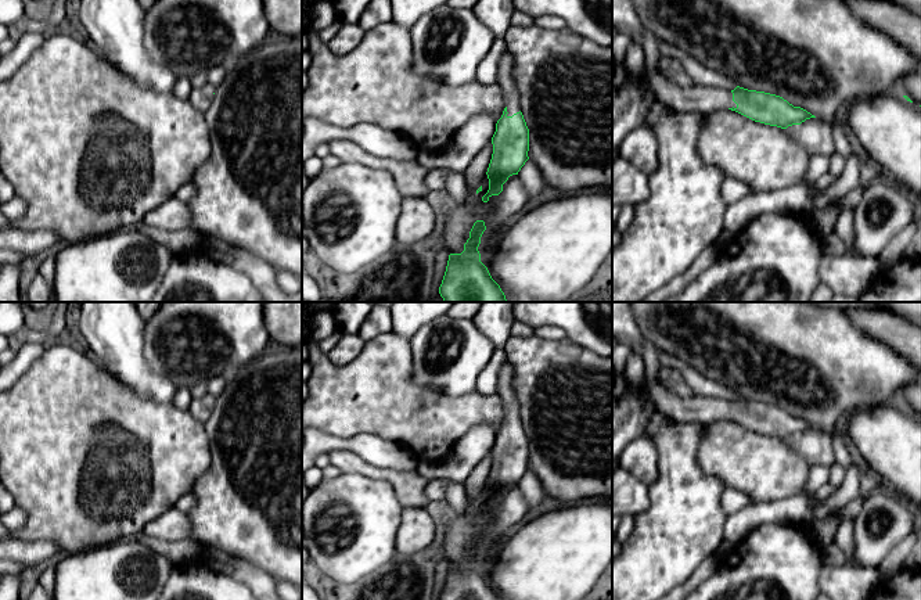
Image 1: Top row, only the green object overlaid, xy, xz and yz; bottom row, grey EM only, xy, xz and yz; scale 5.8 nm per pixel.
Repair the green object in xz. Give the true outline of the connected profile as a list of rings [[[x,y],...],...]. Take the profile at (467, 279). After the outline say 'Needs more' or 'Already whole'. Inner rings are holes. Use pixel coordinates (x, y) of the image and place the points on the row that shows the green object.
[[[476,220],[461,254],[450,254],[439,287],[443,302],[507,302],[500,285],[481,262],[478,247],[486,230],[483,220]]]. Already whole

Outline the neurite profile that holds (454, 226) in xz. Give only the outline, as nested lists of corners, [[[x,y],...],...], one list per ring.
[[[485,175],[481,184],[475,190],[468,188],[467,198],[450,208],[438,222],[440,248],[446,248],[450,255],[464,251],[474,223],[483,220],[486,230],[481,237],[478,251],[485,266],[500,241],[499,230],[506,227],[508,218],[518,215],[529,201],[518,175],[510,176],[503,184],[503,191],[483,202],[482,197],[488,190],[489,179]]]

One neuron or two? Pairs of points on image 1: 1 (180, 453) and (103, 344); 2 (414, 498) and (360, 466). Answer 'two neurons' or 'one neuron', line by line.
1: two neurons
2: one neuron

